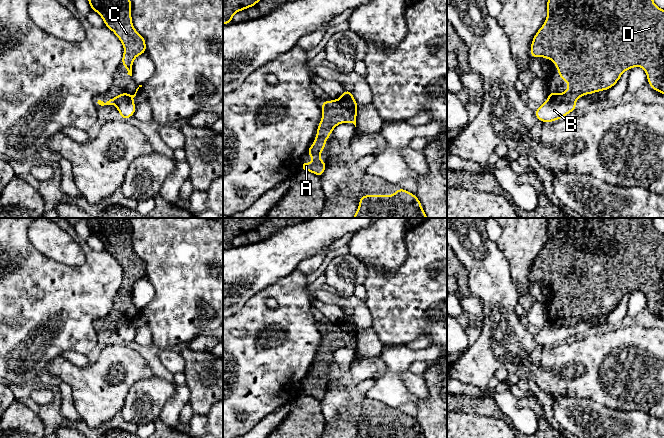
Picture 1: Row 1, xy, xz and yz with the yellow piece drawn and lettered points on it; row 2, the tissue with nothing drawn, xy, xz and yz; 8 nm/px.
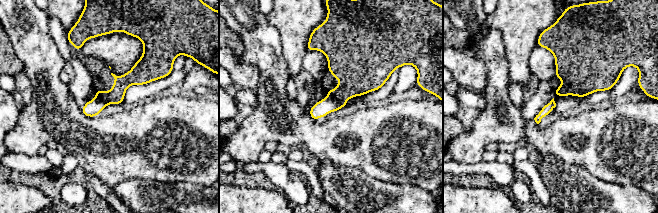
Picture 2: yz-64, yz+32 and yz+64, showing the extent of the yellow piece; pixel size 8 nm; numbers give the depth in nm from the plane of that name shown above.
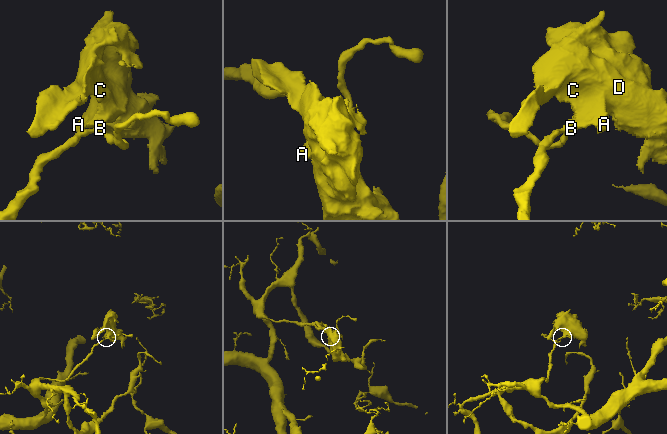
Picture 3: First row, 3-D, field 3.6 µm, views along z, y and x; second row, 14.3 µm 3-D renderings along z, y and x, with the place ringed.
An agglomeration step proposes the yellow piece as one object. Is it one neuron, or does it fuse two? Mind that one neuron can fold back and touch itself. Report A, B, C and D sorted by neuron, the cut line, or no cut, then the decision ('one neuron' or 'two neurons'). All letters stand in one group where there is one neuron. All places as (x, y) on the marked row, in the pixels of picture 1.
A C D / B; cut in yz along (549, 98), (555, 101), (574, 104); two neurons

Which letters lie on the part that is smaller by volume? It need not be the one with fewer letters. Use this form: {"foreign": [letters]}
{"foreign": ["A", "C", "D"]}

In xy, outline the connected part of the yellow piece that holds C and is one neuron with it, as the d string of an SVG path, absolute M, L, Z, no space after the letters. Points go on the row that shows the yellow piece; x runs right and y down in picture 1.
M88 0L91 10L97 12L104 24L118 37L124 47L121 64L132 76L134 59L146 53L146 40L132 24L131 0Z

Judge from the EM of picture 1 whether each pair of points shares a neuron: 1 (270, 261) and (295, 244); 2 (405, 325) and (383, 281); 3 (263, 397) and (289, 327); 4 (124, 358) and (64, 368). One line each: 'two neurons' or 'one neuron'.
1: one neuron
2: one neuron
3: one neuron
4: one neuron

